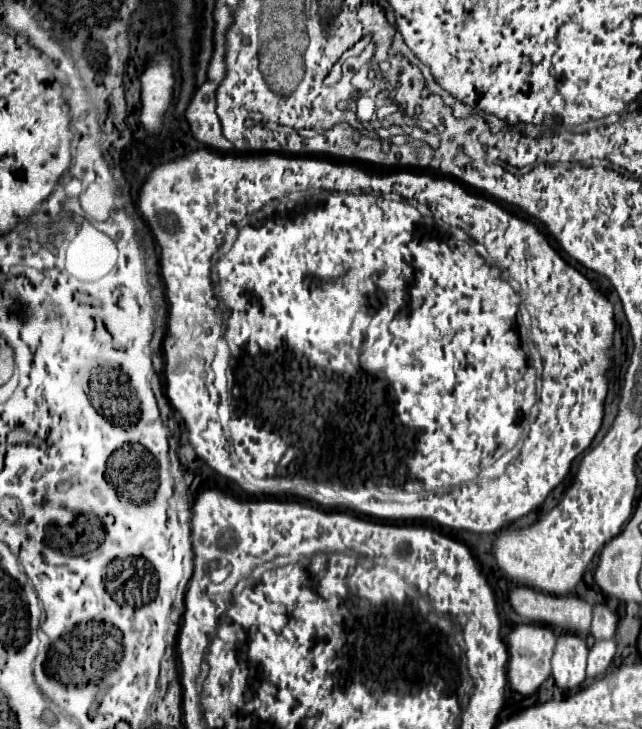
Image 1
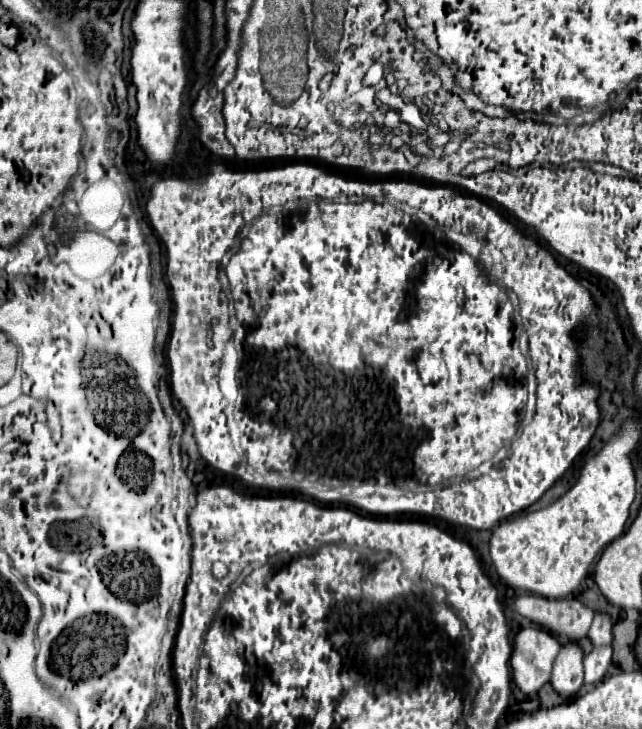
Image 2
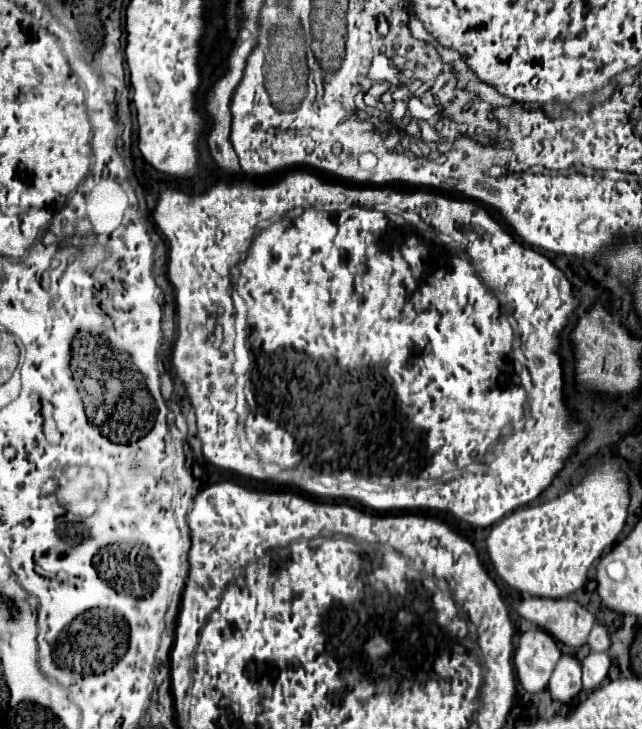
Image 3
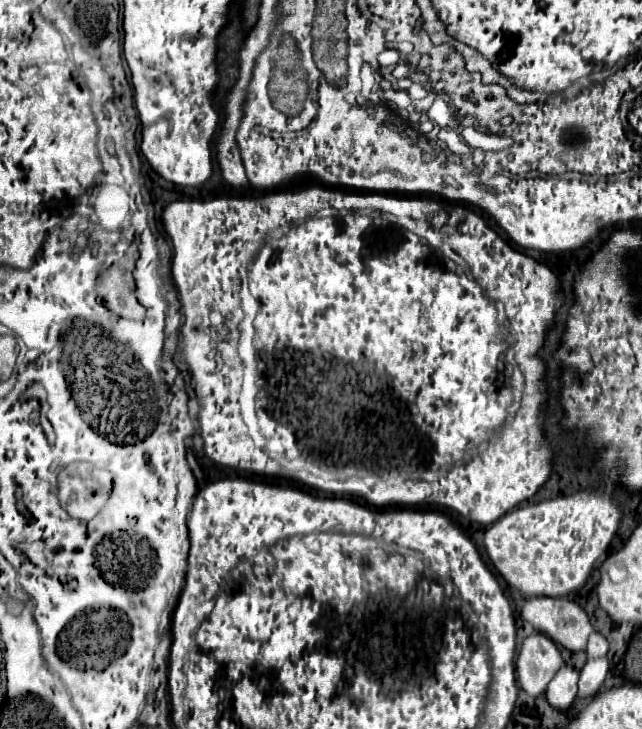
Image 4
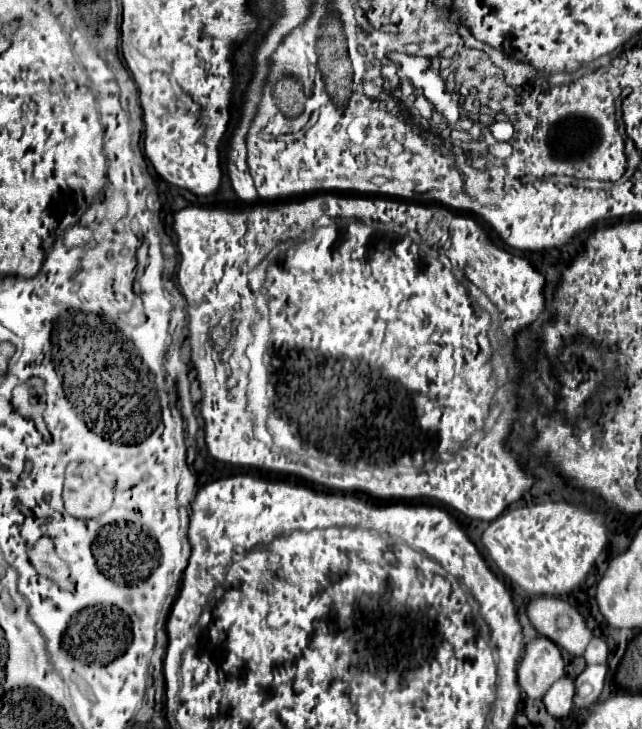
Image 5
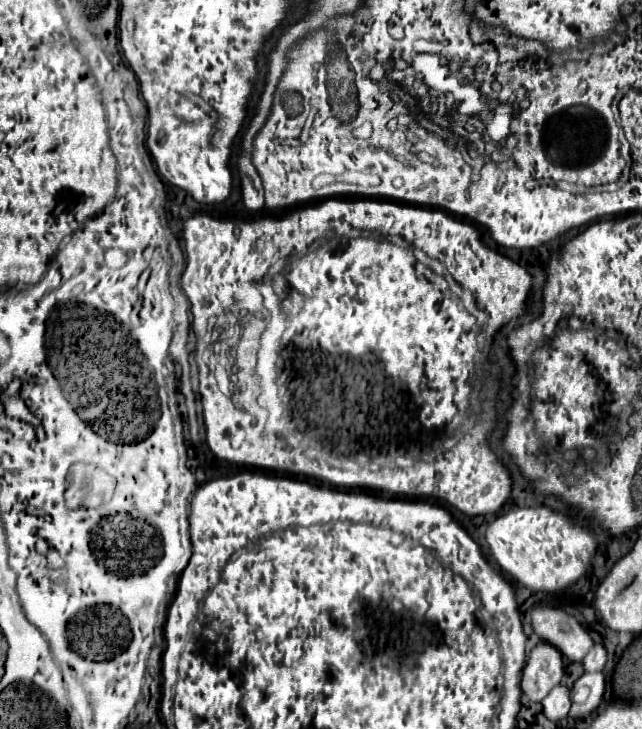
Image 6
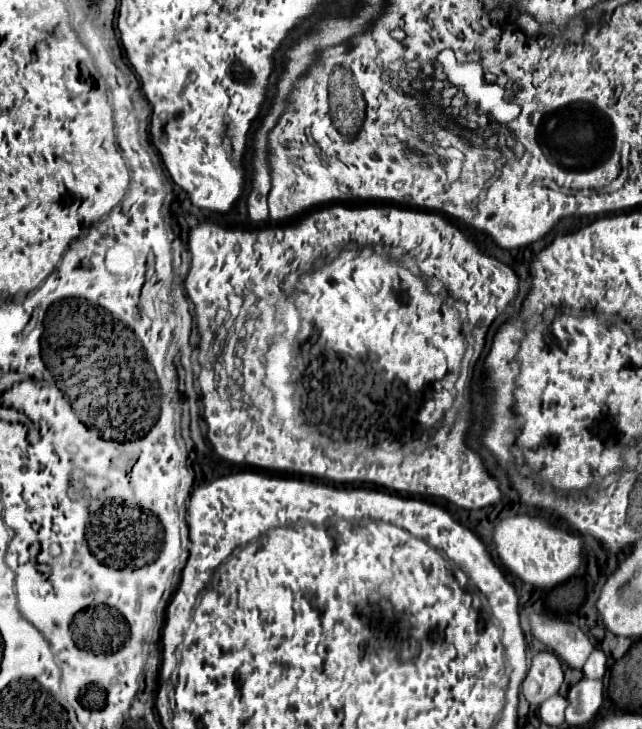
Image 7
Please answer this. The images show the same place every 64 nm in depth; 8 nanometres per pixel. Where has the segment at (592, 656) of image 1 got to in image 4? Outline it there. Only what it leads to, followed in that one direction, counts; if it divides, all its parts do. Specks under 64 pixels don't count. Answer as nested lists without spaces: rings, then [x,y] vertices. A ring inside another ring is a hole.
[[[590,658],[580,672],[578,696],[594,696],[600,690],[606,674],[608,674],[608,660],[606,658]]]

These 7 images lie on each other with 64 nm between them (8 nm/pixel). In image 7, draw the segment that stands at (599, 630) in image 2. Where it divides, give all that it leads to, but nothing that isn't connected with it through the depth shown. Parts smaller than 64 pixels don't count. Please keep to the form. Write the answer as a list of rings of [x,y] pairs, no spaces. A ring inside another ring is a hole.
[[[594,650],[590,654],[590,658],[586,660],[582,672],[588,678],[602,678],[604,676],[604,670],[606,670],[606,656],[604,656],[602,650]]]

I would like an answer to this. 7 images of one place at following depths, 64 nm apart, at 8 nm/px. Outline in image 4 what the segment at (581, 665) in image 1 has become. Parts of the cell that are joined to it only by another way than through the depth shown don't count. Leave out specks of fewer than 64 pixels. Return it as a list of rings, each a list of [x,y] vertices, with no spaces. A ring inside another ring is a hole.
[[[562,664],[546,690],[546,698],[554,708],[568,708],[574,702],[578,694],[578,676],[580,674],[574,666]]]

